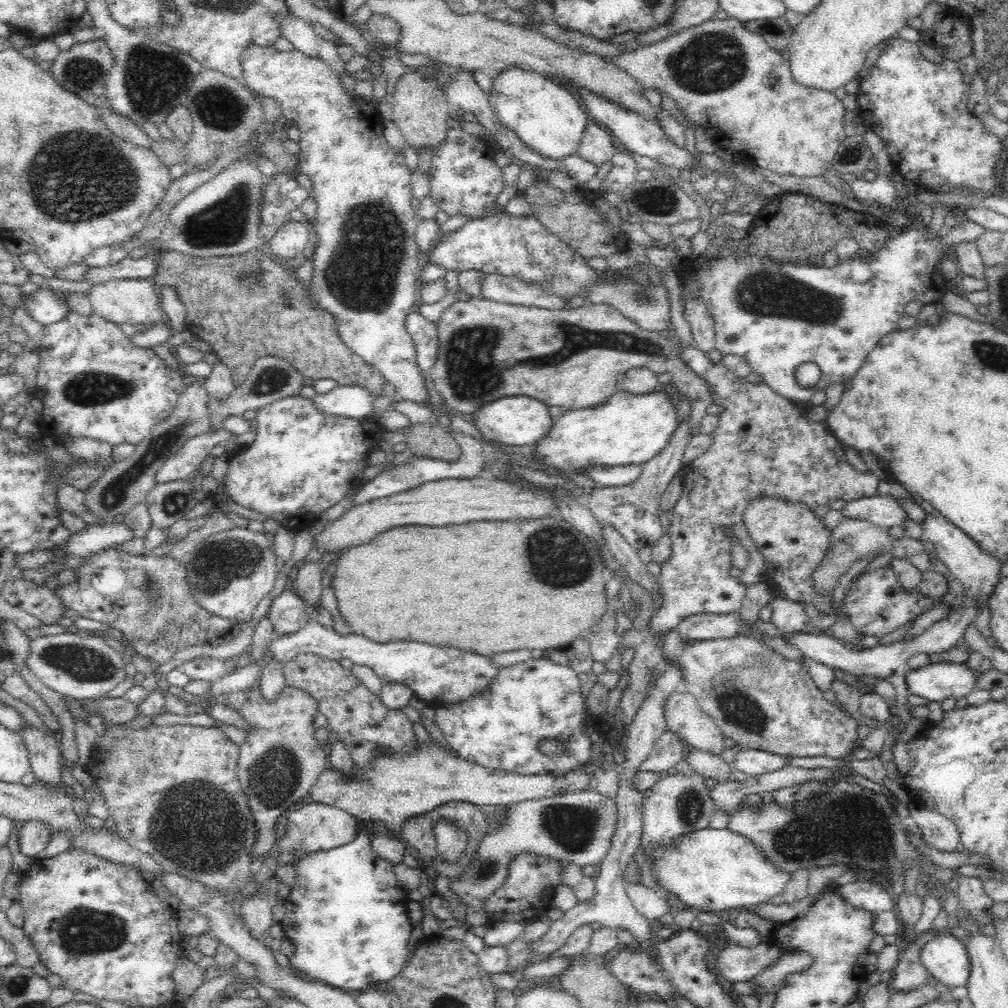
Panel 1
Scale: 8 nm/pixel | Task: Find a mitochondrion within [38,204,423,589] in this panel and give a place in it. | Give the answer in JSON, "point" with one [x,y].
{"point":[115,493]}

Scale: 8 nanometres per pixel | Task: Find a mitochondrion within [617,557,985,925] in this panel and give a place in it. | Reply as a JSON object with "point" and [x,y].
{"point":[854,827]}

